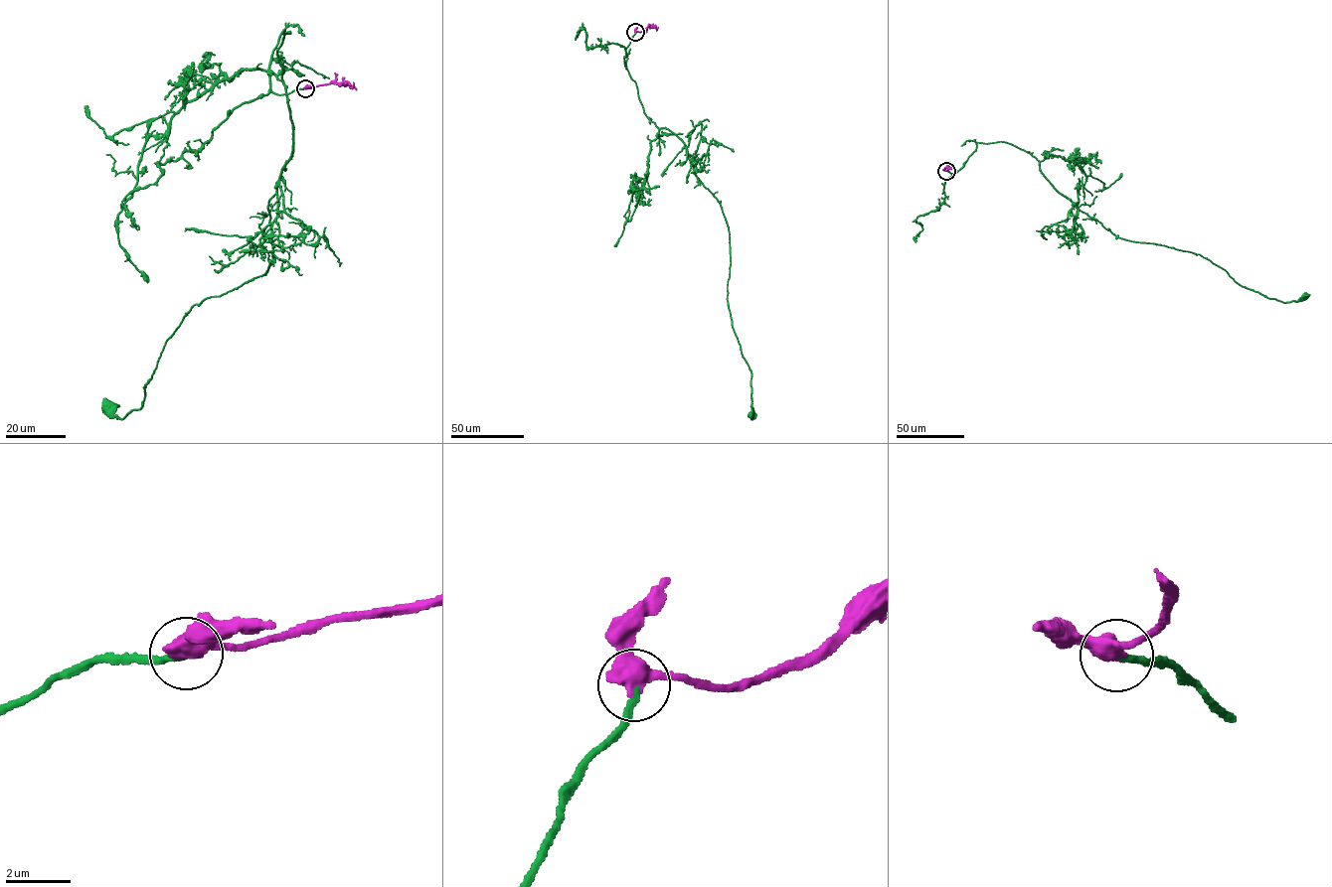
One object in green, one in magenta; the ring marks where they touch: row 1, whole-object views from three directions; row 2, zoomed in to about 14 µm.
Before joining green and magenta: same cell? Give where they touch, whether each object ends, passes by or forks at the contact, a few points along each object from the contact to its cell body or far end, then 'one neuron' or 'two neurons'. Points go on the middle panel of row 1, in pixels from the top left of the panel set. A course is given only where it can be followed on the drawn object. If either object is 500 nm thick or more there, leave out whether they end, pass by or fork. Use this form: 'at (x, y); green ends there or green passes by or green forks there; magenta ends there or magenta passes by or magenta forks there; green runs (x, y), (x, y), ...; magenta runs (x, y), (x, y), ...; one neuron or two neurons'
at (635, 32); green runs (635, 32), (623, 62), (643, 111), (683, 143), (694, 173), (725, 218), (727, 299), (751, 374), (750, 415); magenta runs (635, 32), (649, 26), (658, 27); one neuron

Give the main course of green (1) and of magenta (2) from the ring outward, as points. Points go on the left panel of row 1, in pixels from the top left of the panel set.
1: (305, 88), (269, 87), (283, 30), (292, 149), (267, 207), (267, 270), (193, 306), (139, 409), (108, 406)
2: (305, 88), (342, 83), (356, 89)

